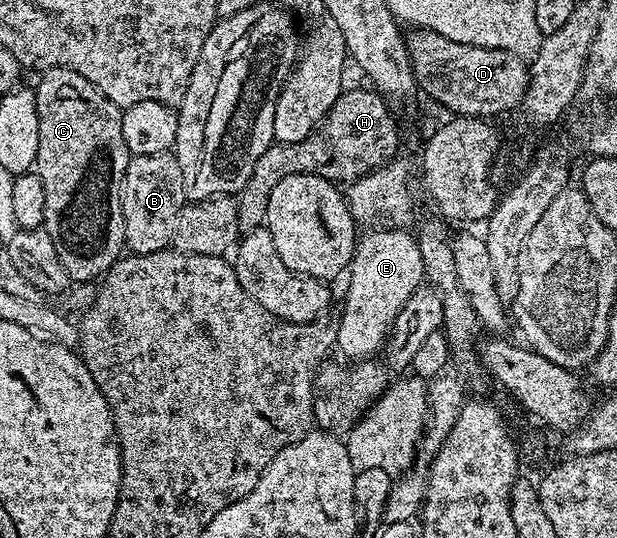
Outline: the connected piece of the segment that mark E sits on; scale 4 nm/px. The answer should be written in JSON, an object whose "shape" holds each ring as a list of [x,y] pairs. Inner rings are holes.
{"shape":[[[379,227],[368,237],[358,238],[355,254],[351,257],[349,272],[346,274],[347,298],[343,301],[343,314],[339,317],[339,325],[335,329],[335,345],[347,357],[355,359],[371,359],[375,352],[384,348],[391,332],[391,324],[397,319],[399,312],[409,303],[409,295],[424,284],[421,251],[418,250],[416,238],[403,227]]]}

